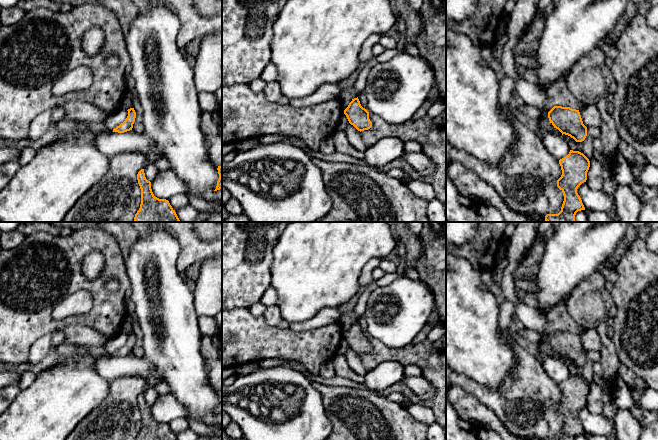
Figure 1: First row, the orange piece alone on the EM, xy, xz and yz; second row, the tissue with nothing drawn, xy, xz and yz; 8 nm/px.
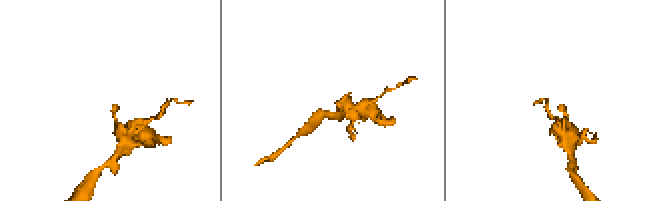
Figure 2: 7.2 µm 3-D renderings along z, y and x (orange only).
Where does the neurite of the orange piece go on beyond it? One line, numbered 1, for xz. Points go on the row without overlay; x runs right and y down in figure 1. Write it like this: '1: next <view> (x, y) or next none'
1: next none

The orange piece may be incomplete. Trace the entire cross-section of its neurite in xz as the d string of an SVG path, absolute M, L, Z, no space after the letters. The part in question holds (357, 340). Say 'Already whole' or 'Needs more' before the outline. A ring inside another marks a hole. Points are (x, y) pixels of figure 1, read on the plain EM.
Already whole. M358 321L352 323L348 331L344 334L344 338L349 347L360 356L372 351L372 346L369 343L369 336L361 330Z

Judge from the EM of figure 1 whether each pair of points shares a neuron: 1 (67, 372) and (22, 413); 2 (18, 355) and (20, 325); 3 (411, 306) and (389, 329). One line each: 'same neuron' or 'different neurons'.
1: same neuron
2: same neuron
3: same neuron

